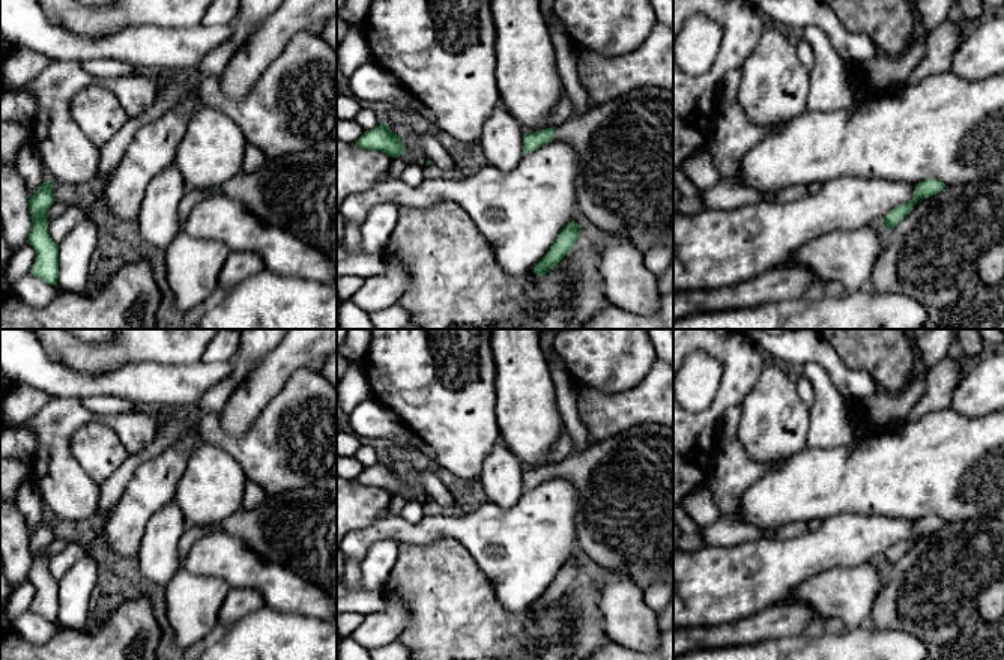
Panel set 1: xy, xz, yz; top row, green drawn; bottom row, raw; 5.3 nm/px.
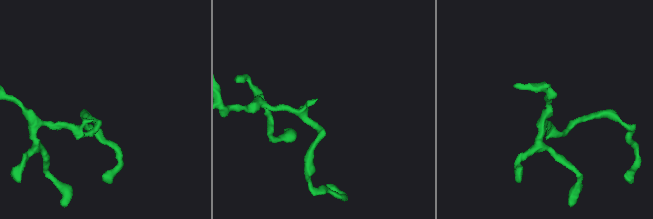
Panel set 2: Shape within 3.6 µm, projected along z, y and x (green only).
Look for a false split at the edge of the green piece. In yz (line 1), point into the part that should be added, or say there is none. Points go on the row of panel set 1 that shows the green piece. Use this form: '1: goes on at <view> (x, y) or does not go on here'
1: does not go on here

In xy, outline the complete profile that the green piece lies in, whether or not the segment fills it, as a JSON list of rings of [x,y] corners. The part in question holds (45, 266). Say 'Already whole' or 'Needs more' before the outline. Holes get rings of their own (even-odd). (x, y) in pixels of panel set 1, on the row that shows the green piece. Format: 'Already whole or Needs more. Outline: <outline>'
Already whole. Outline: [[[48,179],[39,185],[29,200],[29,210],[32,215],[32,230],[27,244],[36,251],[35,263],[30,275],[57,286],[59,278],[59,245],[56,245],[48,235],[47,210],[56,201],[53,192],[53,182]]]

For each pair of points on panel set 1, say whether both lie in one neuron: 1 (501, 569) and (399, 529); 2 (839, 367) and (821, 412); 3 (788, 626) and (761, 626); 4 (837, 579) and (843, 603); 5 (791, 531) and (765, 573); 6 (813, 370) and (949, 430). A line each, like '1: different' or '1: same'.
1: same
2: different
3: same
4: same
5: different
6: different

